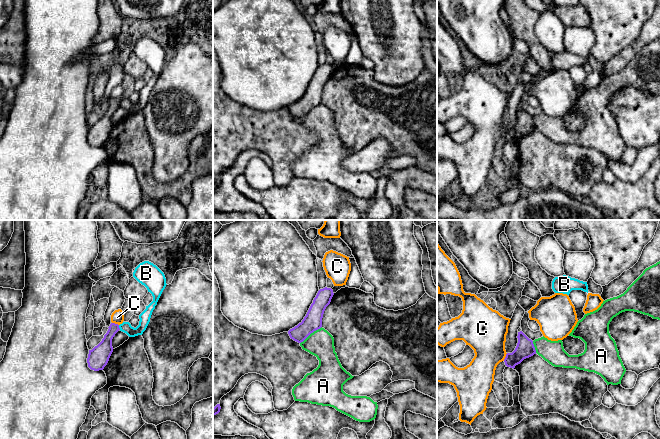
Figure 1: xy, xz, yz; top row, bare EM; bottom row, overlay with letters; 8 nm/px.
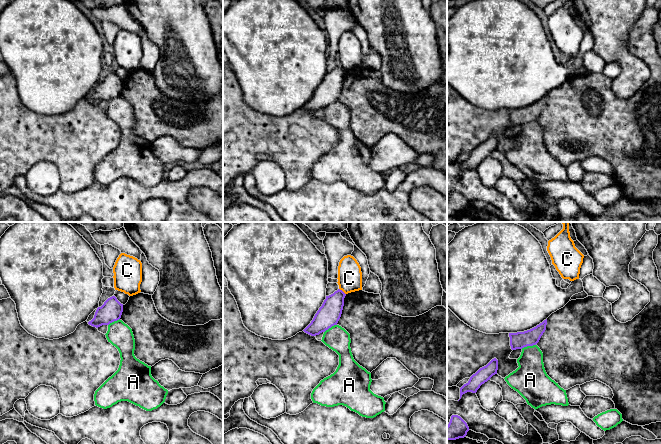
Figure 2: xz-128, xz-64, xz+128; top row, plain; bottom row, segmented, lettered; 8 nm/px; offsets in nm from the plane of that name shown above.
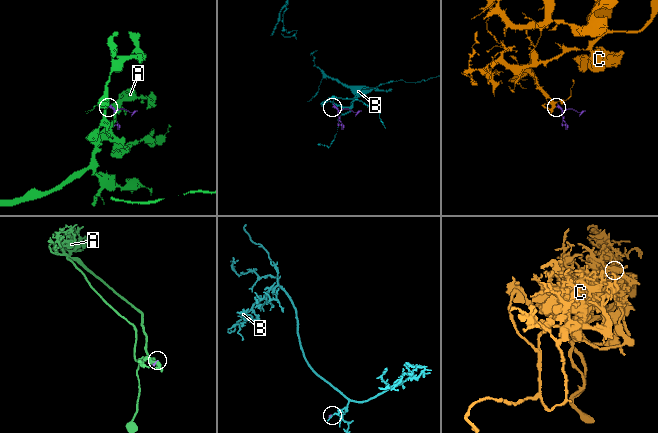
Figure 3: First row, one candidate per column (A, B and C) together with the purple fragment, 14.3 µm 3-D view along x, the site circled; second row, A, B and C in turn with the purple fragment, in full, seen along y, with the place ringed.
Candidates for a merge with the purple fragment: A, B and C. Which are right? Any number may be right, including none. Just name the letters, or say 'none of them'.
none of them

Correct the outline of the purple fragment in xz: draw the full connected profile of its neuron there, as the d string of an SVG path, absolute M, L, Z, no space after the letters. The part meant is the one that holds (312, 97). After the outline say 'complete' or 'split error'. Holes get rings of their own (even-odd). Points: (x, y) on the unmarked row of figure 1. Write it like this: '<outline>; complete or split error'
M325 63L318 67L302 98L288 107L291 115L301 119L311 109L322 103L324 87L330 80L333 71L334 69L331 64Z; complete

